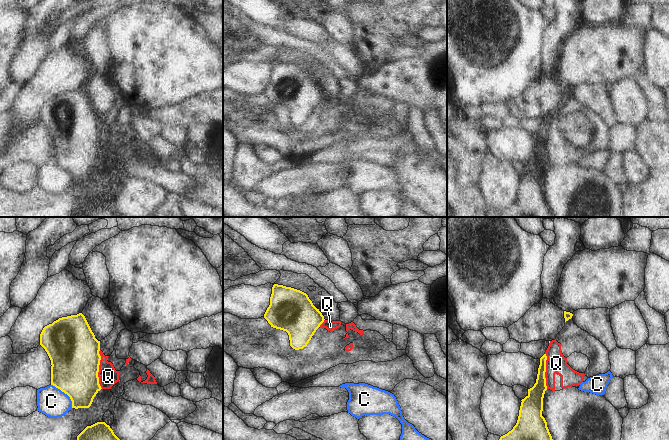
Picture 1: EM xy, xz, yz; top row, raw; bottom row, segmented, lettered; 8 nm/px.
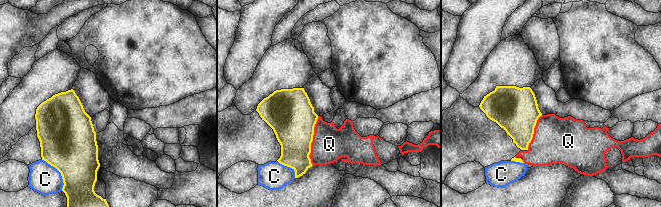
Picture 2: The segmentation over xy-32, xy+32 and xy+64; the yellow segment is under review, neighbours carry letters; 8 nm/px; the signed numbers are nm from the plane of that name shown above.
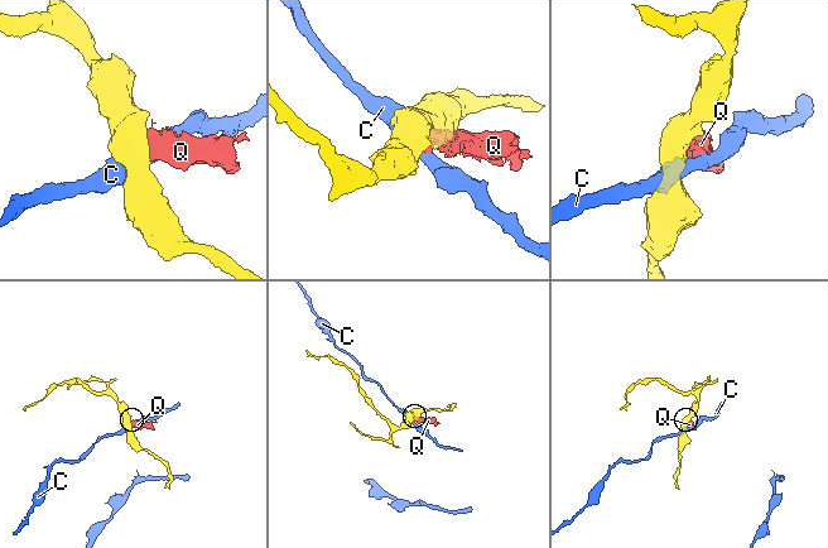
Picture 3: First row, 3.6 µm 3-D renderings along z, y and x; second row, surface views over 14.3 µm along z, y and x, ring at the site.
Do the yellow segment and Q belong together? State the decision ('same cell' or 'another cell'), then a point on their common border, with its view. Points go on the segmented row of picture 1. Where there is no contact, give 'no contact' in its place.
another cell | xy (98, 369)

